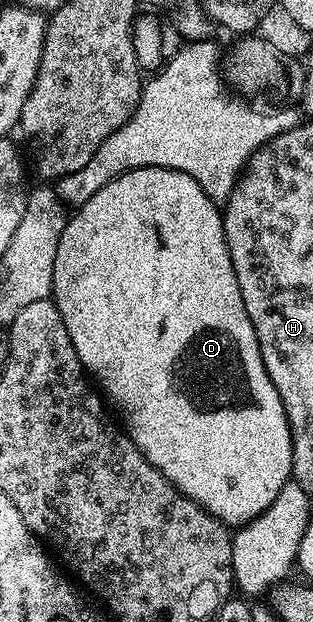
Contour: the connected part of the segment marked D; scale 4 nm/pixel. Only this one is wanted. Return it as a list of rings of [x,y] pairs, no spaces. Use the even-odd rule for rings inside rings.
[[[148,165],[145,167],[130,167],[125,171],[119,172],[117,177],[113,177],[108,184],[100,187],[100,191],[96,191],[96,195],[92,195],[92,199],[88,199],[84,204],[77,206],[75,213],[78,214],[75,217],[73,214],[67,220],[64,227],[64,235],[60,235],[60,247],[56,247],[56,267],[54,268],[54,292],[52,294],[52,300],[55,307],[60,311],[60,319],[64,319],[64,327],[68,327],[68,339],[72,339],[72,347],[80,359],[82,368],[97,382],[100,389],[100,384],[102,384],[103,390],[101,389],[101,392],[105,394],[108,401],[108,396],[110,396],[111,402],[109,401],[109,404],[111,406],[114,404],[118,408],[118,413],[122,416],[123,421],[121,421],[121,424],[128,430],[130,440],[146,456],[148,463],[152,463],[152,467],[159,469],[182,494],[188,499],[192,499],[200,507],[207,509],[214,517],[220,518],[226,526],[241,527],[247,525],[252,519],[259,517],[265,509],[272,507],[276,495],[280,495],[280,491],[291,480],[291,473],[293,471],[293,439],[290,434],[289,421],[286,418],[285,405],[280,399],[276,387],[272,387],[272,379],[268,379],[268,371],[264,367],[264,359],[260,355],[256,331],[252,327],[252,319],[248,319],[248,311],[244,307],[244,295],[240,295],[240,283],[236,283],[236,271],[232,267],[232,259],[228,255],[226,236],[222,227],[223,210],[203,191],[200,183],[196,183],[196,179],[192,179],[192,175],[184,175],[184,171],[180,171],[179,169],[161,169],[158,165]]]

